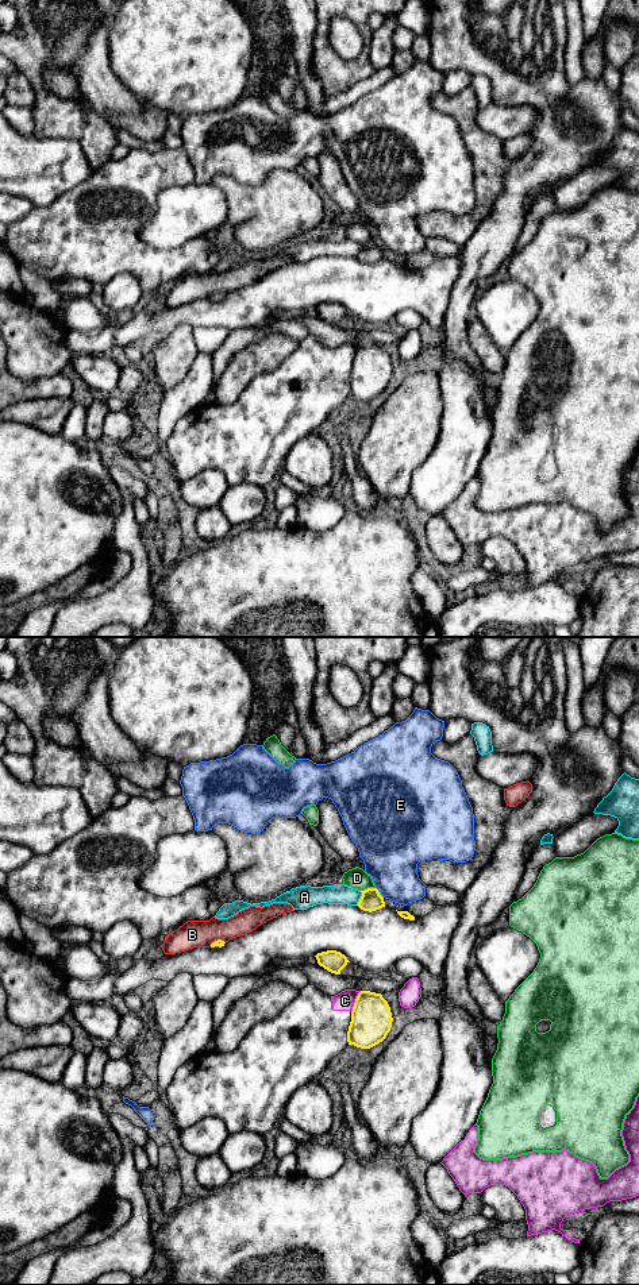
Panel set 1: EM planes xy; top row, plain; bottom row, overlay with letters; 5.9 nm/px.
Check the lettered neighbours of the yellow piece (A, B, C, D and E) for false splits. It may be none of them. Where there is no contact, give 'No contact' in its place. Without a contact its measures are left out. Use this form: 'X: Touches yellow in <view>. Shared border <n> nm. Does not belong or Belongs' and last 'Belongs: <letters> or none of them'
A: Touches yellow in xy. Shared border 90 nm. Does not belong
B: Touches yellow in xy. Shared border 100 nm. Does not belong
C: Touches yellow in xy. Shared border 140 nm. Does not belong
D: Touches yellow in xy. Shared border 90 nm. Does not belong
E: No contact. Does not belong
Belongs: none of them

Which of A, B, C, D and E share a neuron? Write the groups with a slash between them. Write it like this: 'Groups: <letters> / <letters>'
Groups: A / B / C / D / E

